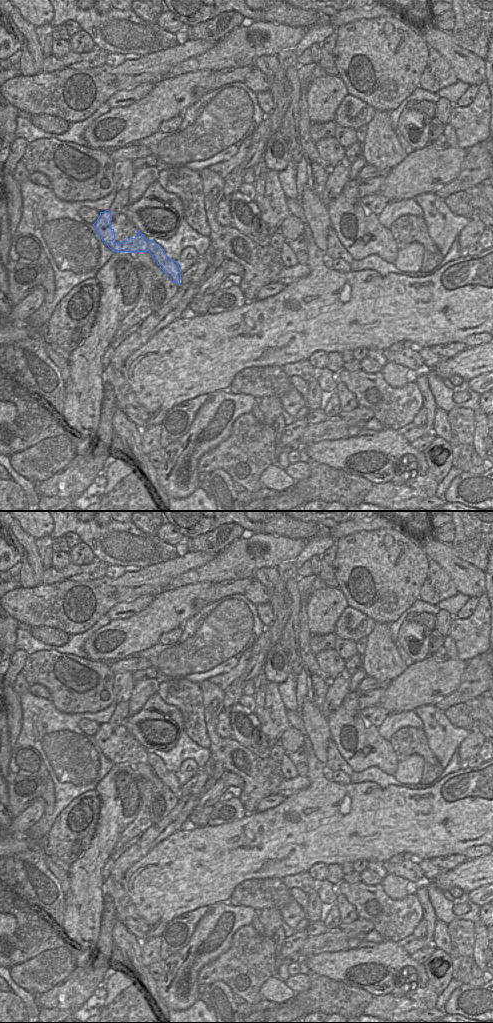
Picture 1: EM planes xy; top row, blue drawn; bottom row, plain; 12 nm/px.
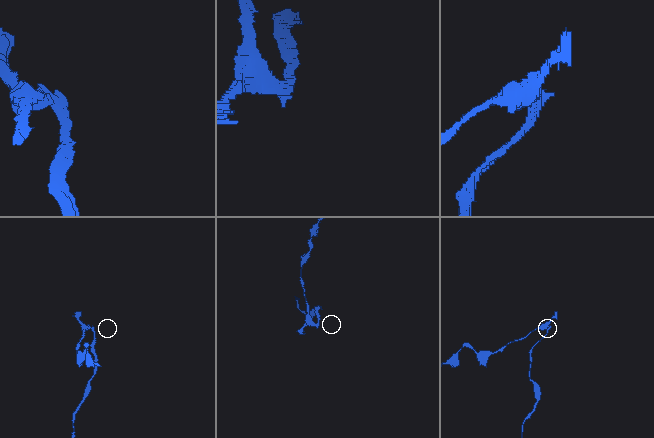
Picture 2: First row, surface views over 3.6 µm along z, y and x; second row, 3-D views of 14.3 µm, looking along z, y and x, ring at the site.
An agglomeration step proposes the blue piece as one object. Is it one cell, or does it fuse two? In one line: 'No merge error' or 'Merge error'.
Merge error.

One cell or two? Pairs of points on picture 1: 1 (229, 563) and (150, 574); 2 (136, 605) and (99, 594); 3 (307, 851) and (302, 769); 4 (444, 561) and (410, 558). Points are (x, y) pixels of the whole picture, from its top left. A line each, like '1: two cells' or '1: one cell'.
1: two cells
2: two cells
3: two cells
4: two cells

